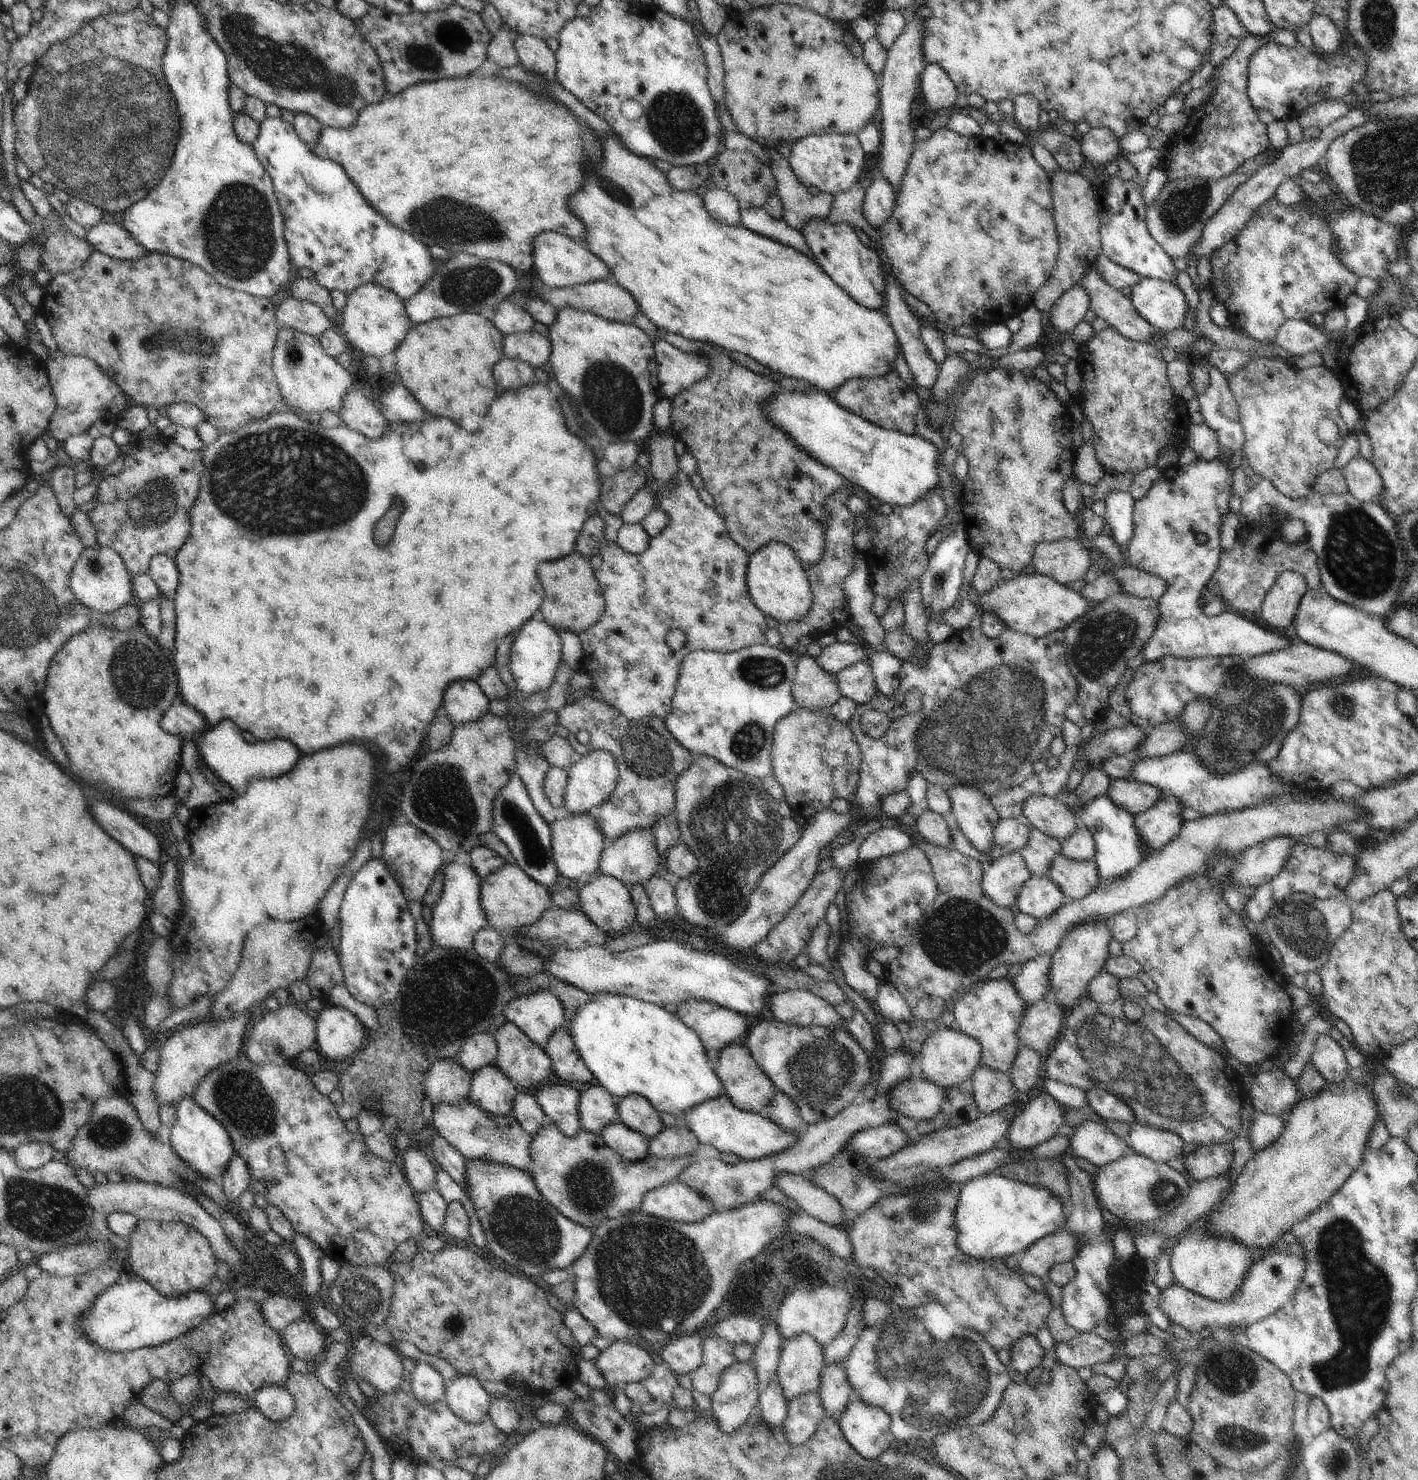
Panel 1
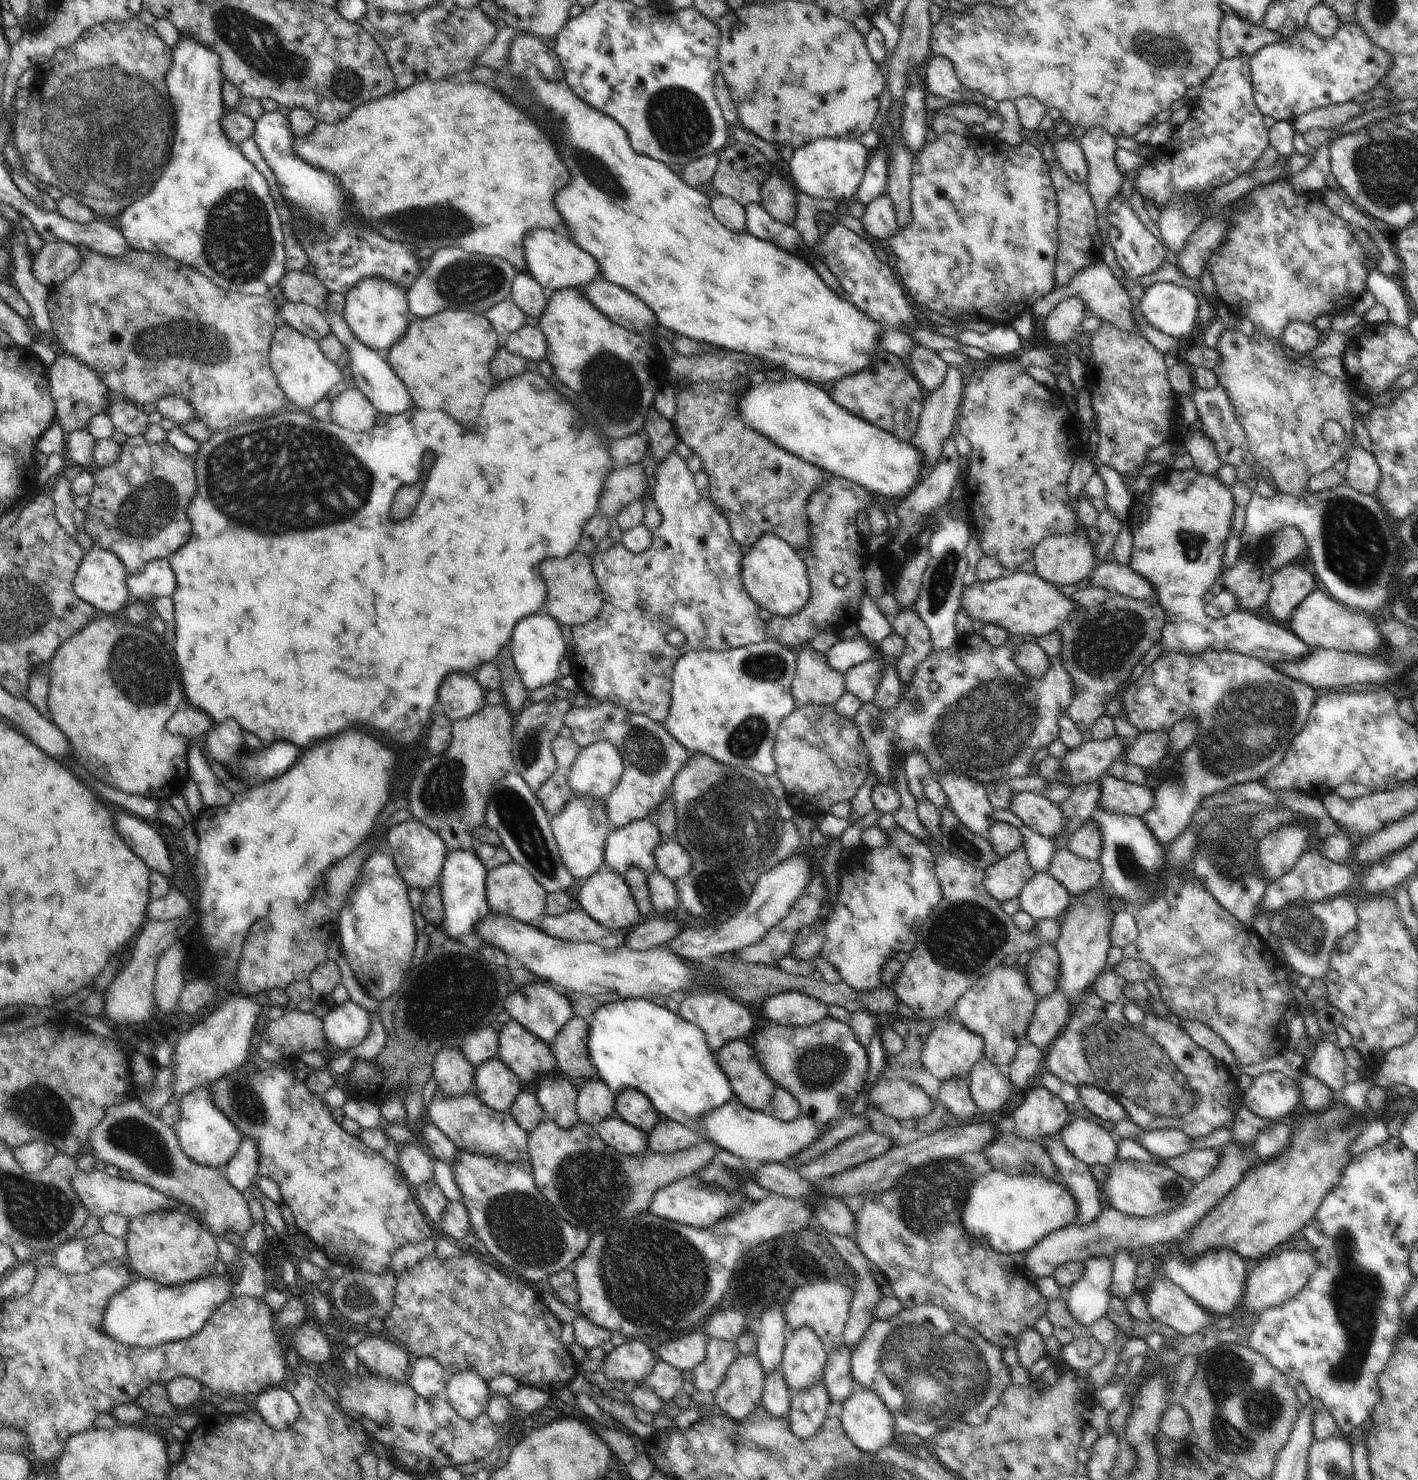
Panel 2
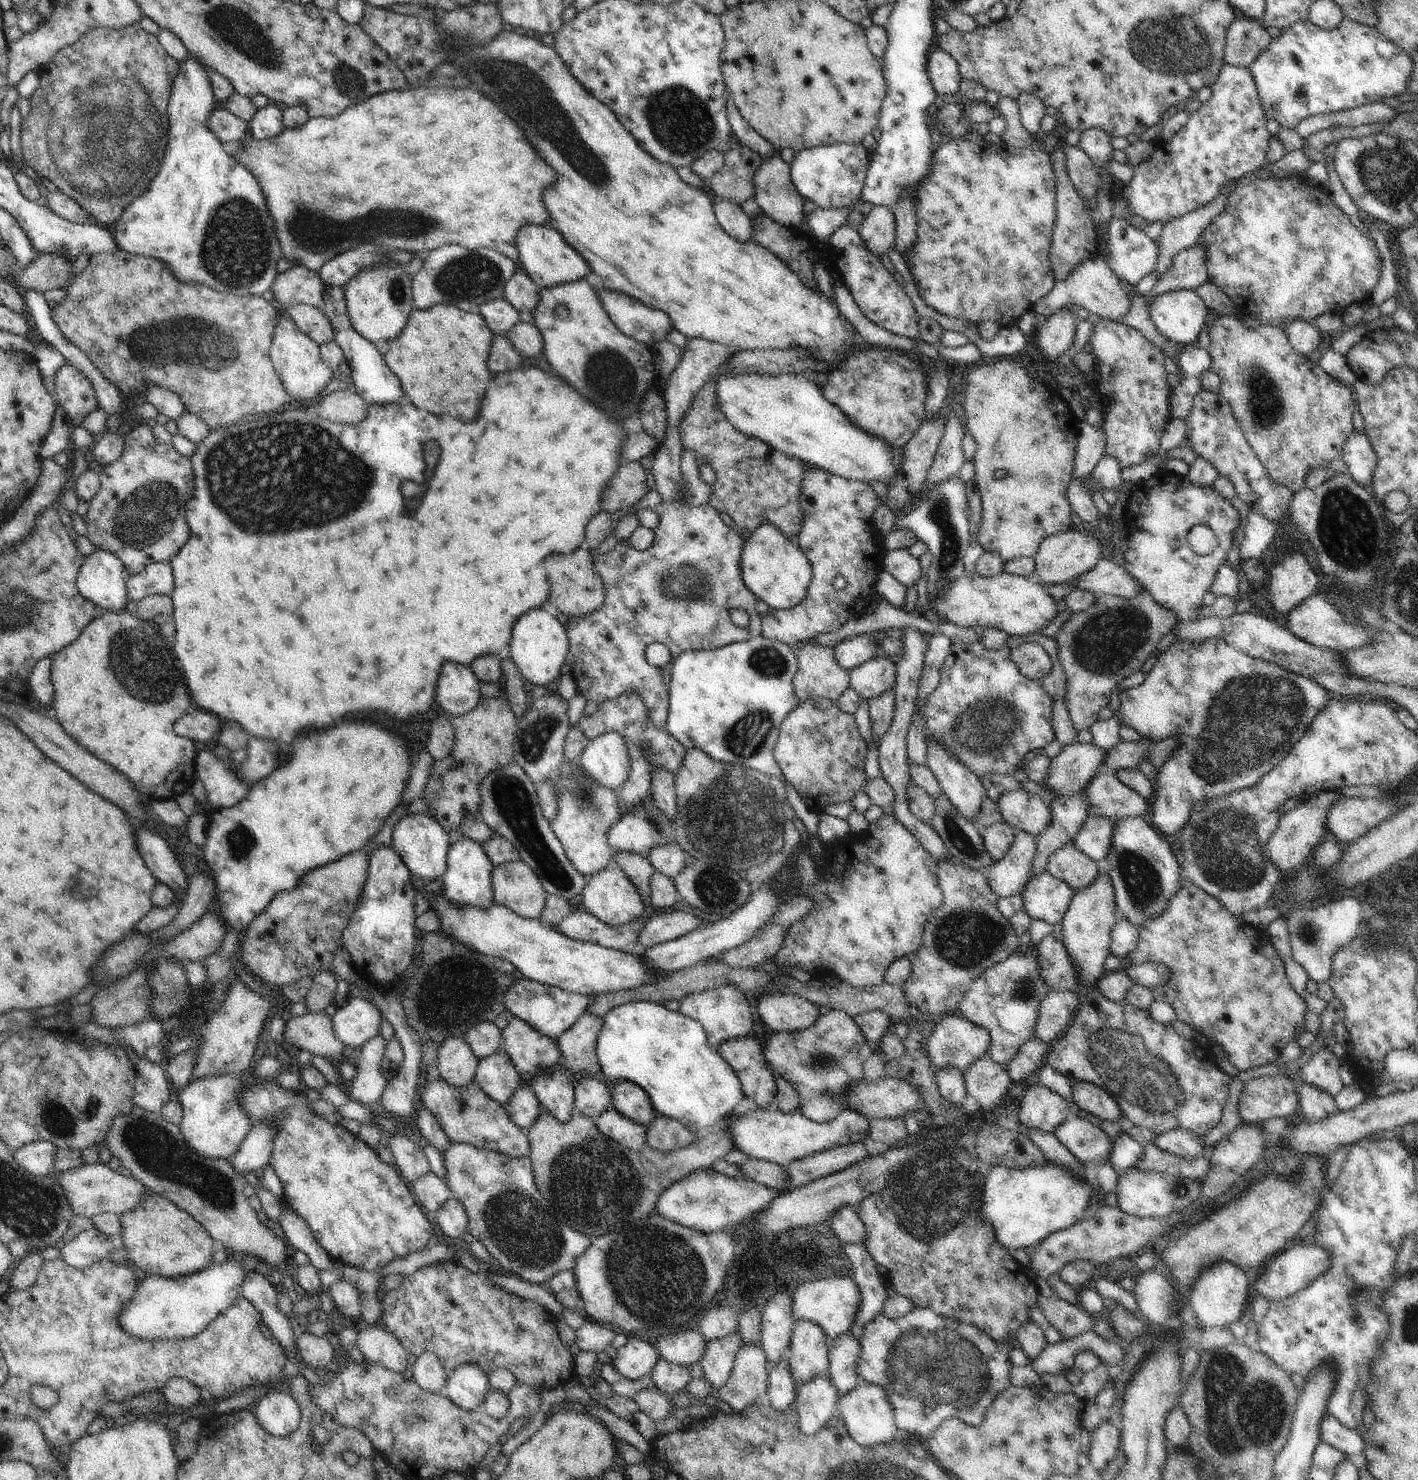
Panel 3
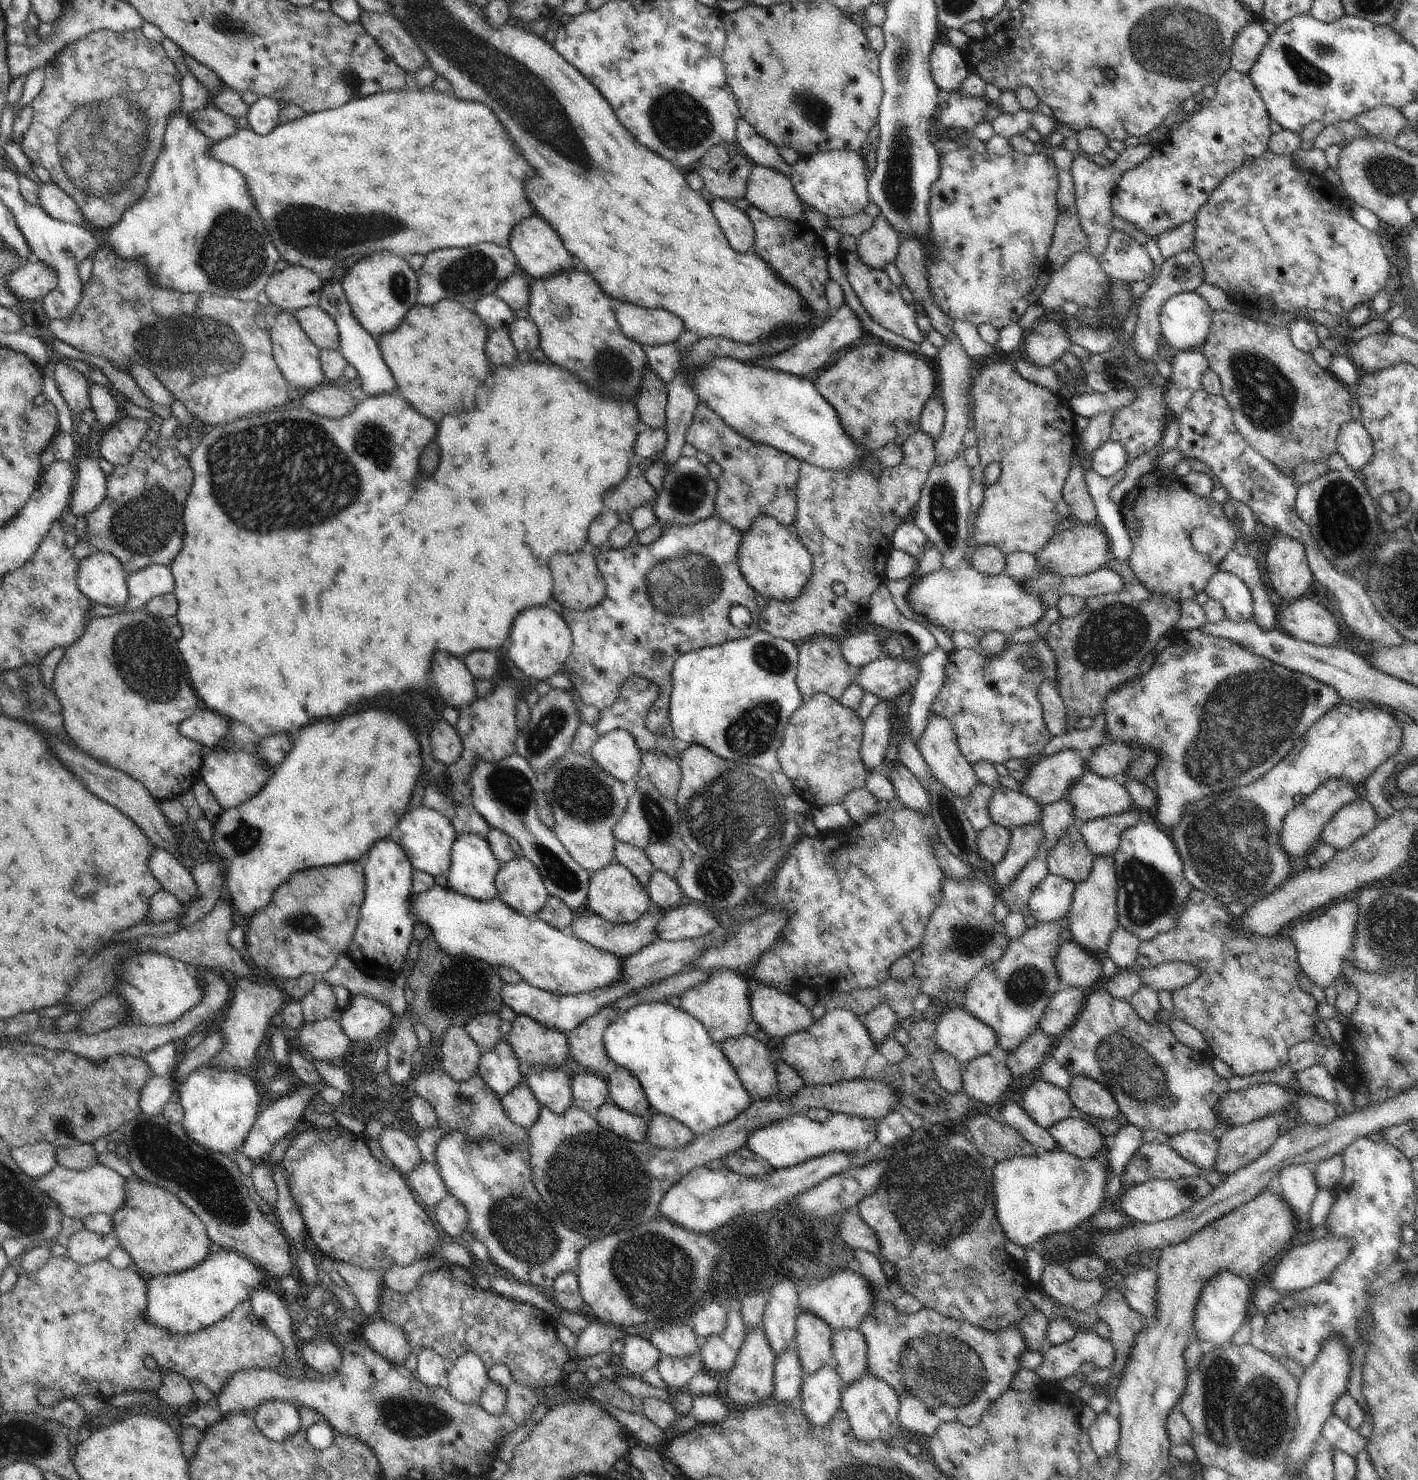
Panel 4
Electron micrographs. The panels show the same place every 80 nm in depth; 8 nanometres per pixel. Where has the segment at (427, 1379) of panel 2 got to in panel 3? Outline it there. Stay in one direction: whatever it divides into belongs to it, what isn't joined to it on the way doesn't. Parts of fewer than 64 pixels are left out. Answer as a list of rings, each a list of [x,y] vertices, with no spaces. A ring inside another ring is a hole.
[[[430,1351],[423,1352],[409,1369],[409,1378],[414,1379],[425,1391],[444,1392],[447,1377],[440,1359]]]

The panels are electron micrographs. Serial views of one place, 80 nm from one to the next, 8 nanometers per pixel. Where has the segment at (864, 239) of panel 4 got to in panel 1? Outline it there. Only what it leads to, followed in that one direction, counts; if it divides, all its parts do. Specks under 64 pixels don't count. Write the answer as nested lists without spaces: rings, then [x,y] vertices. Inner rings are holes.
[[[878,175],[866,191],[863,213],[868,224],[878,230],[891,219],[895,207],[895,194],[889,181]]]

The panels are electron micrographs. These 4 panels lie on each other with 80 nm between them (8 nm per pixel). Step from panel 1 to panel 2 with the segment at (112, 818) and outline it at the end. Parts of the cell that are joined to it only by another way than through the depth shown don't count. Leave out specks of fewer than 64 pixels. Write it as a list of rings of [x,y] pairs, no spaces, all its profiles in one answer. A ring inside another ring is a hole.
[[[122,812],[120,816],[116,816],[116,826],[126,844],[130,844],[130,848],[146,862],[150,870],[159,872],[168,880],[174,878],[174,865],[168,845],[148,821]]]

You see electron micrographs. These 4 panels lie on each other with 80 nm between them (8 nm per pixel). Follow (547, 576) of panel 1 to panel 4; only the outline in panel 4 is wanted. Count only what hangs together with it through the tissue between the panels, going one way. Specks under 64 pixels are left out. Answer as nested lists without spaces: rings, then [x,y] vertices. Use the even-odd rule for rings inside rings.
[[[556,552],[554,556],[550,556],[550,570],[554,576],[554,598],[563,607],[583,611],[598,606],[605,599],[607,582],[591,552],[576,552],[576,554]]]

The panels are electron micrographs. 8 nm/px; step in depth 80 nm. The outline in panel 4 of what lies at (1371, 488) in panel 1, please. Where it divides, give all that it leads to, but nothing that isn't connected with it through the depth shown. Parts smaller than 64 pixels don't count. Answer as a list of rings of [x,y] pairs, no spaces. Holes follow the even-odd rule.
[[[1352,418],[1342,424],[1335,443],[1337,452],[1344,457],[1347,466],[1360,475],[1374,452],[1371,436],[1361,420]]]

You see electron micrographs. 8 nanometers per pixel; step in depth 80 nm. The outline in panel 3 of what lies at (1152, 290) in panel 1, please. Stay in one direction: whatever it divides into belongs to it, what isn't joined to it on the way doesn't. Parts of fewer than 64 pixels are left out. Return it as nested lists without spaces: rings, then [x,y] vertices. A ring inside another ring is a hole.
[[[1180,289],[1156,297],[1149,312],[1156,330],[1166,336],[1168,342],[1186,348],[1196,344],[1209,308],[1196,291]]]

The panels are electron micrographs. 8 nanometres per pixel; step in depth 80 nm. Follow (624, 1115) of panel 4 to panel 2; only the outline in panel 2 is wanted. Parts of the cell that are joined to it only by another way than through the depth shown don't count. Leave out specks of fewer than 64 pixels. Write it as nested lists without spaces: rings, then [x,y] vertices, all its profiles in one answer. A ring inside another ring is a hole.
[[[618,1115],[607,1116],[595,1129],[612,1148],[625,1155],[637,1155],[649,1148],[649,1136]]]

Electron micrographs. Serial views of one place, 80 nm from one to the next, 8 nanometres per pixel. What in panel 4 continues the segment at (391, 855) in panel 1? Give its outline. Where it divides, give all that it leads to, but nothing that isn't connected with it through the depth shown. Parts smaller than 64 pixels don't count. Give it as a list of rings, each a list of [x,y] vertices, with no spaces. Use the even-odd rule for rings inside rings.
[[[419,806],[404,815],[398,826],[396,840],[405,850],[413,868],[420,872],[427,872],[430,876],[446,875],[451,865],[452,847],[458,834],[450,816],[446,813]]]

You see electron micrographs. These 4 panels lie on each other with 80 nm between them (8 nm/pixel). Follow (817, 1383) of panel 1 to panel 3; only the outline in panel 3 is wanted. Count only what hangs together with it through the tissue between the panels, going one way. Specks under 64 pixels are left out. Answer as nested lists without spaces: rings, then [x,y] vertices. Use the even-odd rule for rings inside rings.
[[[806,1319],[795,1323],[788,1352],[795,1384],[804,1384],[826,1373],[829,1352],[826,1331],[818,1323]]]

